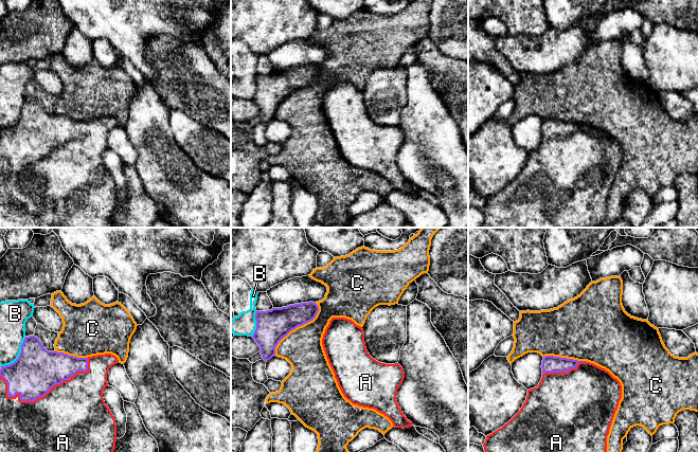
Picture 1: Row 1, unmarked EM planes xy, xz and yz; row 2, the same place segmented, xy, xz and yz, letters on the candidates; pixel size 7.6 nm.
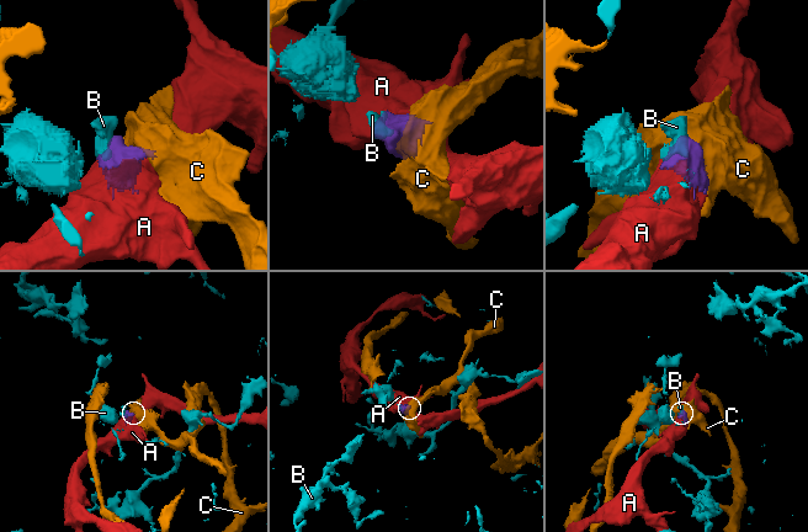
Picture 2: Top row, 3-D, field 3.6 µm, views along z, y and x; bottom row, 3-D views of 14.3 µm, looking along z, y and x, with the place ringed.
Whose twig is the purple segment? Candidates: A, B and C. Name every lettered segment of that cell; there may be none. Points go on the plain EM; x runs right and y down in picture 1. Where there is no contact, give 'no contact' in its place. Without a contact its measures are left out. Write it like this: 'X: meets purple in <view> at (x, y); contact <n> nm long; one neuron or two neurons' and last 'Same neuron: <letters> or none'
A: meets purple in xy at (41, 159); contact 700 nm long; one neuron
B: meets purple in xy at (19, 119); contact 300 nm long; two neurons
C: meets purple in xz at (297, 89); contact 500 nm long; two neurons
Same neuron: A

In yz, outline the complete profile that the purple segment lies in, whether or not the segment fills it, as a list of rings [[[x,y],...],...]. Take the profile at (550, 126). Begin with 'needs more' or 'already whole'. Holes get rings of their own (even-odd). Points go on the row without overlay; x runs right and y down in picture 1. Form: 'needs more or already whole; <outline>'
needs more; [[[545,119],[542,123],[542,141],[537,150],[527,153],[520,174],[502,191],[486,199],[483,206],[485,218],[480,228],[601,228],[607,215],[607,199],[622,161],[622,148],[608,133],[587,124]]]

